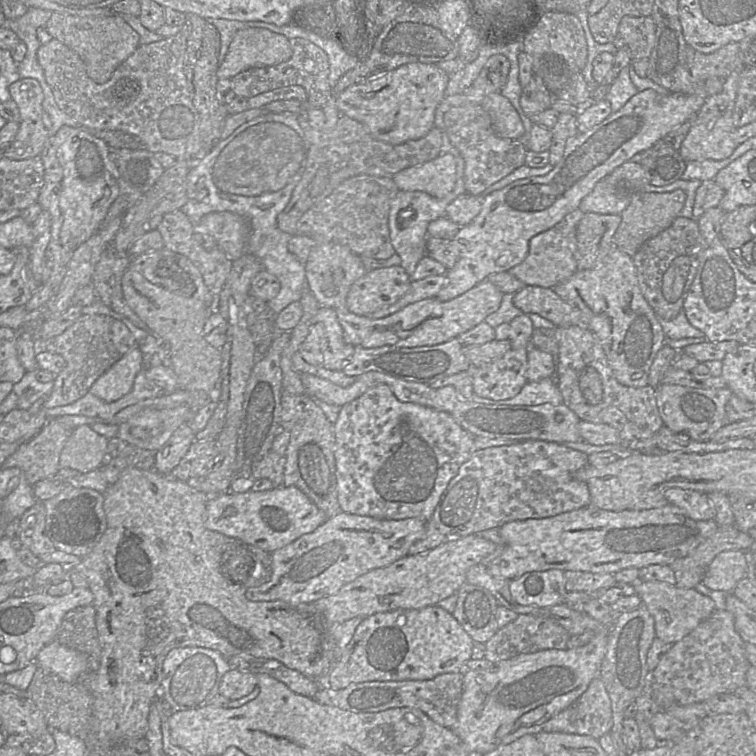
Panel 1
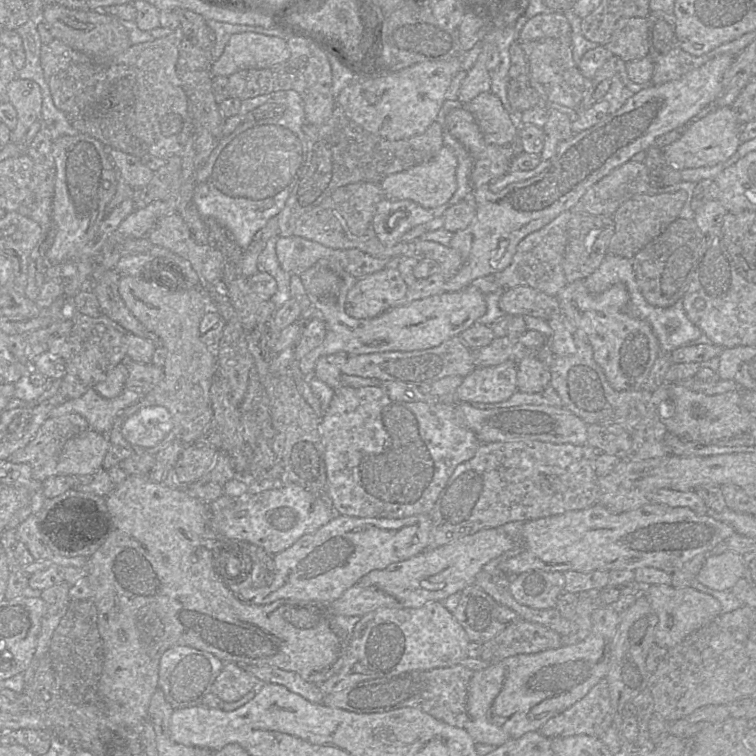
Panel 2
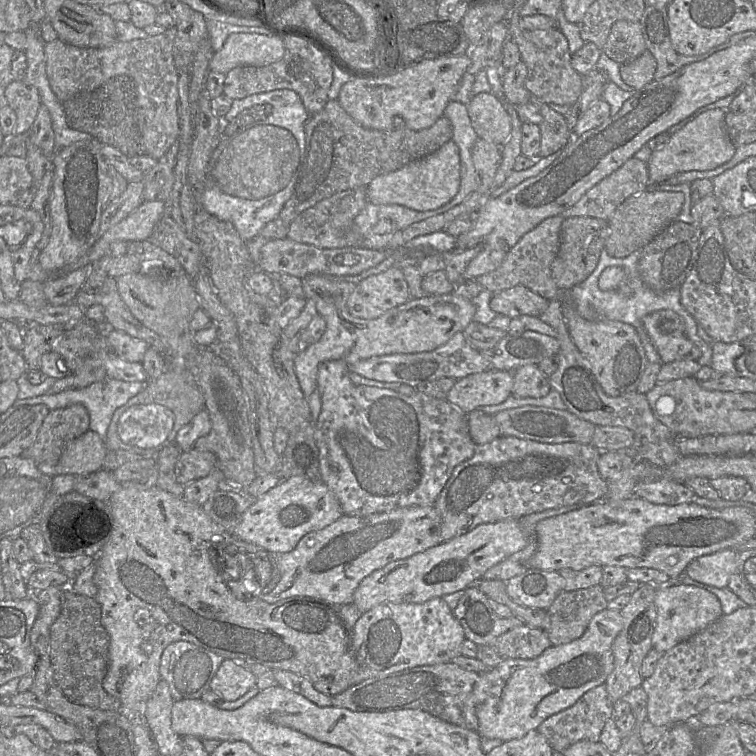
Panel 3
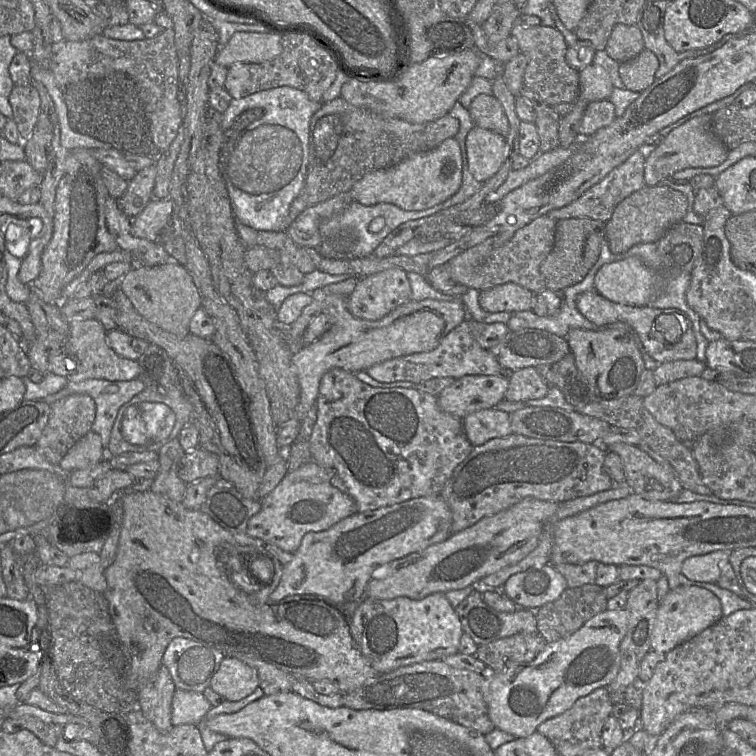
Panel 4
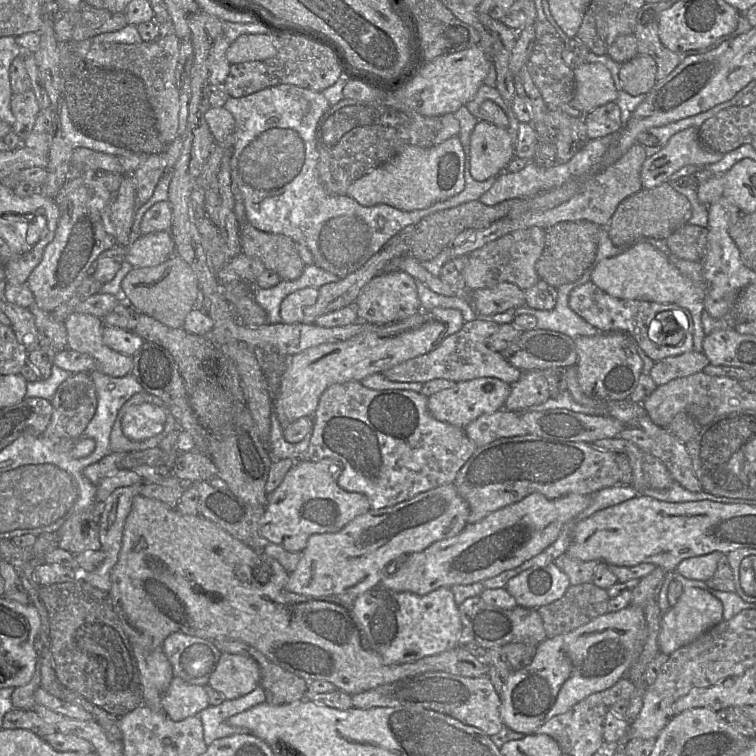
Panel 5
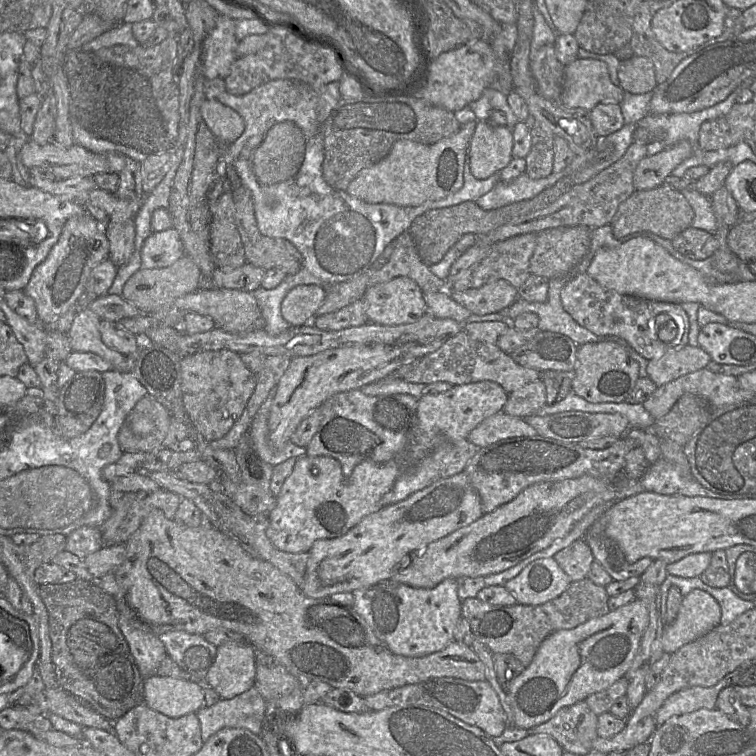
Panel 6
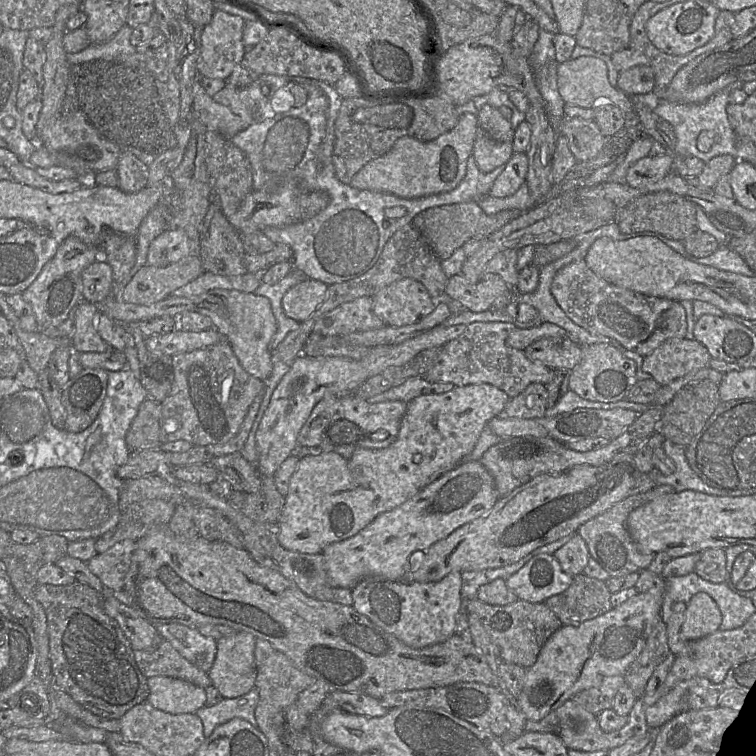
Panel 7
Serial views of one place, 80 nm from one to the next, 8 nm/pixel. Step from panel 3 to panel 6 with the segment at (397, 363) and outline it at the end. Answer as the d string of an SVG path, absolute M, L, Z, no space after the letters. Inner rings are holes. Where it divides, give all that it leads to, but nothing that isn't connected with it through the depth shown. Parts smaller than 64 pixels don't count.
M482 321L461 324L461 331L448 339L439 349L412 364L401 366L392 376L407 382L430 384L448 382L454 385L476 383L483 380L496 382L508 393L542 378L542 372L516 363L503 352L497 340L510 326L503 321Z

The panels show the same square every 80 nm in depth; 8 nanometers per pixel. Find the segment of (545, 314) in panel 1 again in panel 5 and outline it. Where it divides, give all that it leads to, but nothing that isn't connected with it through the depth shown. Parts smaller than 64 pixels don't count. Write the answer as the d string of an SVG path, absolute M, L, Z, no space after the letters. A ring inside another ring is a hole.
M509 282L466 293L476 313L481 316L493 316L526 304L524 290Z

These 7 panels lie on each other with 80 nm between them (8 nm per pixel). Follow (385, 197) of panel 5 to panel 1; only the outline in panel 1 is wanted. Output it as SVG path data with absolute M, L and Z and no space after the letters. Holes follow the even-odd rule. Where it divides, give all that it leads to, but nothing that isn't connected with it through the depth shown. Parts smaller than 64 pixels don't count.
M450 153L401 170L392 176L399 191L421 191L441 199L450 193L456 182L456 160Z

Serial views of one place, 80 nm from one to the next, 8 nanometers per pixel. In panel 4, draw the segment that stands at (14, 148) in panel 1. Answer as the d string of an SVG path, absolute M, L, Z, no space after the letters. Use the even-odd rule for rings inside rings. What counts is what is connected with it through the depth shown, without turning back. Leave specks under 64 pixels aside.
M32 85L15 86L9 95L9 103L13 111L13 119L21 141L25 141L32 134L40 114L40 96Z

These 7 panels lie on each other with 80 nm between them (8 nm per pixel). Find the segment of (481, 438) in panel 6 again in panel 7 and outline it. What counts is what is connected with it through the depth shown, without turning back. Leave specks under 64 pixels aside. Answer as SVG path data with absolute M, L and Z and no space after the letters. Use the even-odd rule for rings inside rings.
M504 415L491 419L486 427L502 440L525 436L543 438L549 435L548 431L533 419L509 418Z

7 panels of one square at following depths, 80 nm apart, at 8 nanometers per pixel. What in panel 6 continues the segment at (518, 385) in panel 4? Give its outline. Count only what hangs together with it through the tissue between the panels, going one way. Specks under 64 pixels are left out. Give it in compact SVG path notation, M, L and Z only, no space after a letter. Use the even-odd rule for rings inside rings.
M538 379L510 393L503 412L526 418L536 415L536 412L545 405L547 405L546 387L542 379Z

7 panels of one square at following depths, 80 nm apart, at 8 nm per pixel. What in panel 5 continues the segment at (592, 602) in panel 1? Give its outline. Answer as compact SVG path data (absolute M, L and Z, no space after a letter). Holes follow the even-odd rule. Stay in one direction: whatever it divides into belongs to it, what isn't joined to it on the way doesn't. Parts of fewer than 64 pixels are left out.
M632 605L609 612L568 632L546 637L529 665L511 673L501 690L501 719L505 727L531 735L552 717L565 713L589 695L612 687L626 676L647 638L644 608Z

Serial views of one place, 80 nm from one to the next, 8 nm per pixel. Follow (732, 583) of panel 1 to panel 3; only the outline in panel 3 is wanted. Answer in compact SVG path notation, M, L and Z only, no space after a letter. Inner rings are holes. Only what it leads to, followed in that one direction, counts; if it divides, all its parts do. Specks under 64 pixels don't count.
M724 549L691 561L684 573L702 584L727 588L730 576L737 573L738 551Z

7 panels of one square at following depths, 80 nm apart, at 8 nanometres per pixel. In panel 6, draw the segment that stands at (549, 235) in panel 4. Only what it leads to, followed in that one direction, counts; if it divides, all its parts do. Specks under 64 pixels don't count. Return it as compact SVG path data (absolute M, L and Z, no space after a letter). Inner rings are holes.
M538 233L516 235L492 245L489 254L478 264L472 274L471 288L479 288L491 279L504 279L519 289L530 276L530 260L533 256Z

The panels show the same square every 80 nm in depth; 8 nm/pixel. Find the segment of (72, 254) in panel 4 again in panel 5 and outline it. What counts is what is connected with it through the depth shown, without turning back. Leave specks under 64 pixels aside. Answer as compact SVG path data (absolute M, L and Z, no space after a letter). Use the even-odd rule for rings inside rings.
M70 177L62 186L56 198L60 217L54 239L45 247L41 262L30 274L27 285L35 302L44 311L52 313L68 301L99 255L111 249L116 242L105 229L100 216L89 205L89 190L80 177Z

